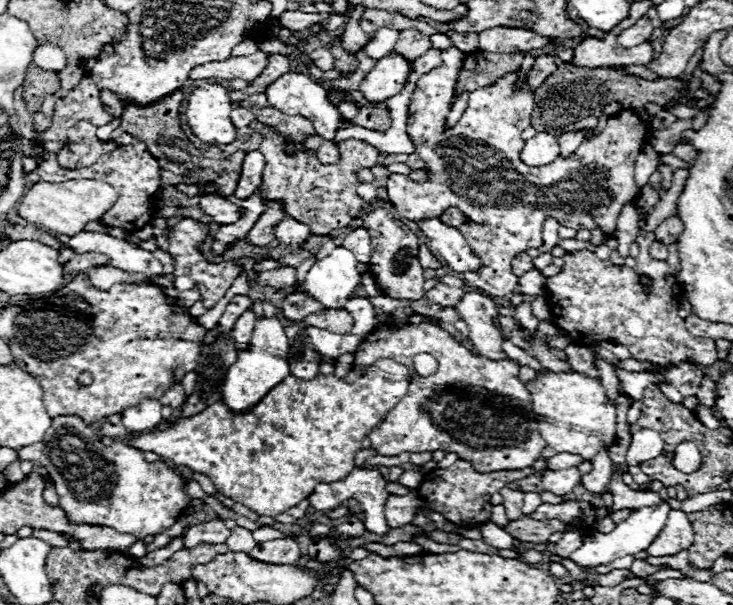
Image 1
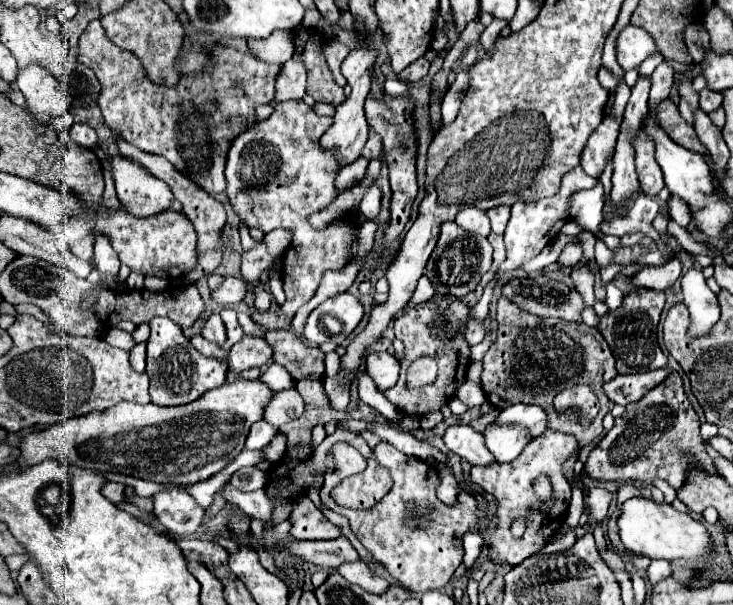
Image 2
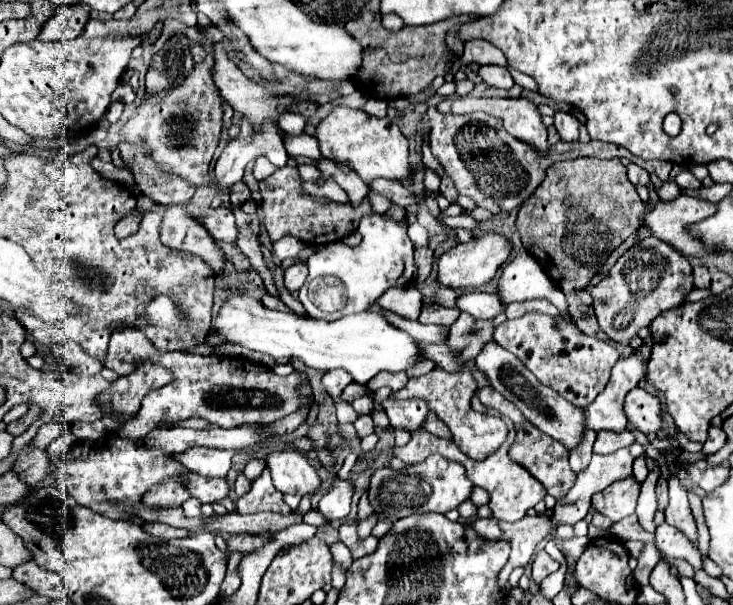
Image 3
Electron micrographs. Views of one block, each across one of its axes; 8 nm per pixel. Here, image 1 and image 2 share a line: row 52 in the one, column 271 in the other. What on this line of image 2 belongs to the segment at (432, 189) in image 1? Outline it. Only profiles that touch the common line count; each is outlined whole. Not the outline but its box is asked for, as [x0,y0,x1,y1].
[262,434,288,462]

